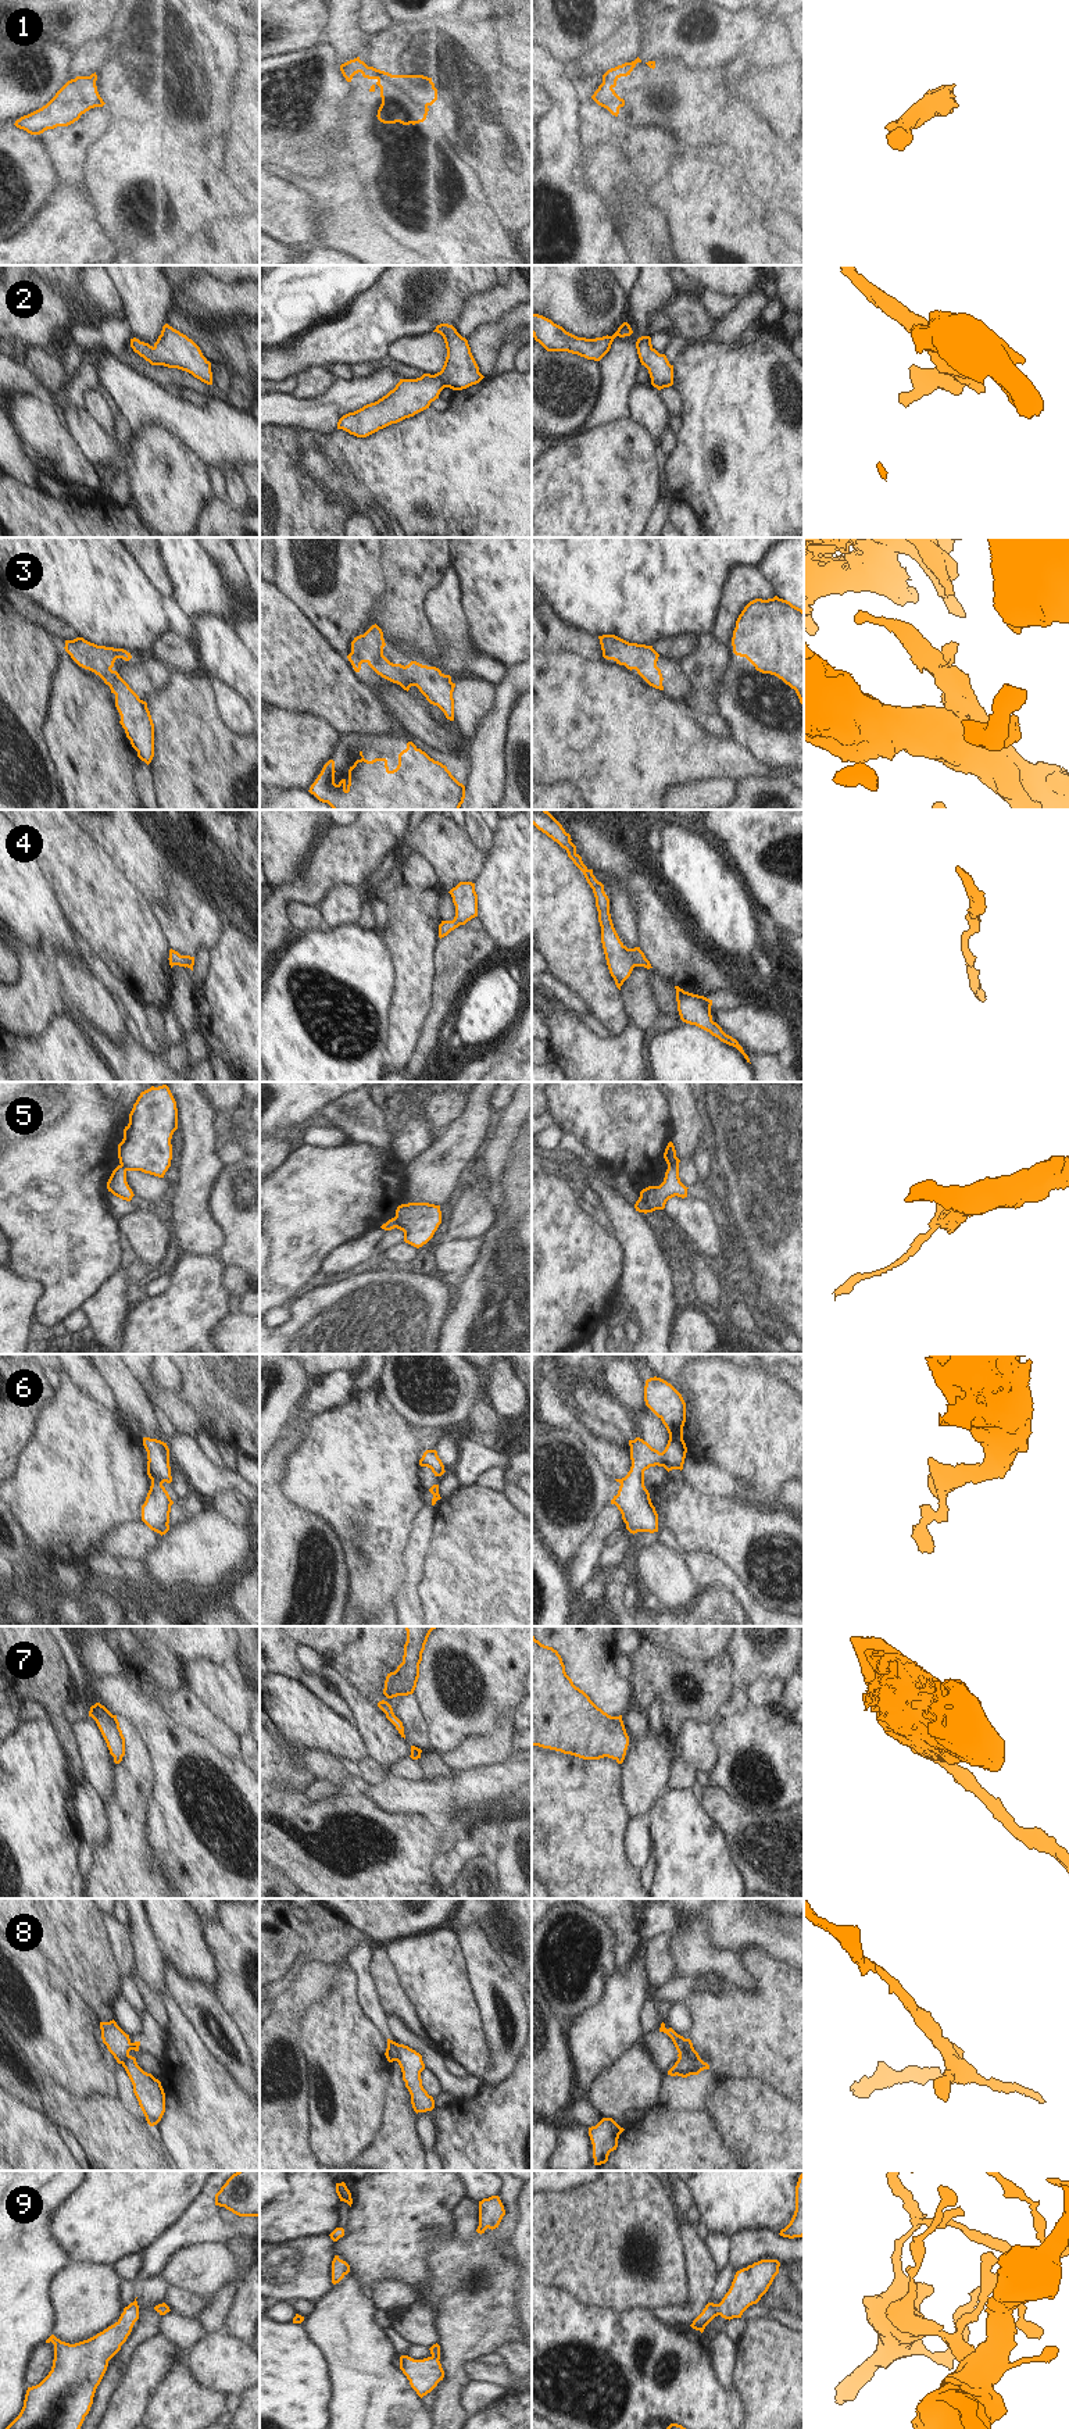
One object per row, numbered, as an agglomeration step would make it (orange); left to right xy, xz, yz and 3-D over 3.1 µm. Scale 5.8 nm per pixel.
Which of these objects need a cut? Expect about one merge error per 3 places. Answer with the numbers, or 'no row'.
5, 8

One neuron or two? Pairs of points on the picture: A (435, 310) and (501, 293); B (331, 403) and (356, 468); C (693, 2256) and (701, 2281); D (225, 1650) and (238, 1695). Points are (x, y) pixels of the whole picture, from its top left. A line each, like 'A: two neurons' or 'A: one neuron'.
A: two neurons
B: two neurons
C: one neuron
D: two neurons

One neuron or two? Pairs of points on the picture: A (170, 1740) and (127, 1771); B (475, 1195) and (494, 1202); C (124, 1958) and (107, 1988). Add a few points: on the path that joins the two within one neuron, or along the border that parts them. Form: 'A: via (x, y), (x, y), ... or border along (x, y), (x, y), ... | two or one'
A: border along (133, 1725), (152, 1758), (156, 1786) | two
B: border along (482, 1175), (486, 1181), (487, 1204), (496, 1215) | two
C: border along (106, 1938), (111, 1957), (121, 1975) | two

